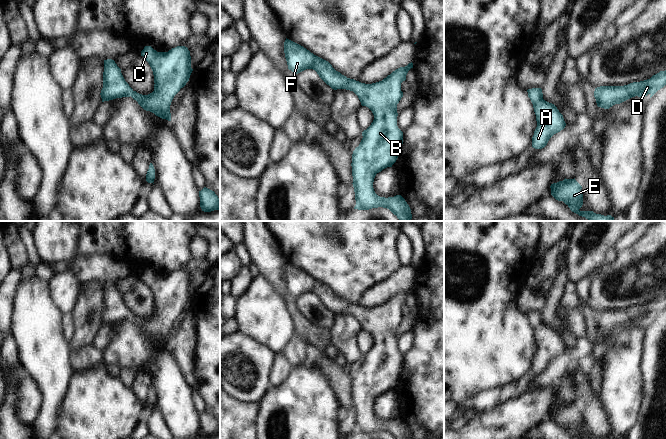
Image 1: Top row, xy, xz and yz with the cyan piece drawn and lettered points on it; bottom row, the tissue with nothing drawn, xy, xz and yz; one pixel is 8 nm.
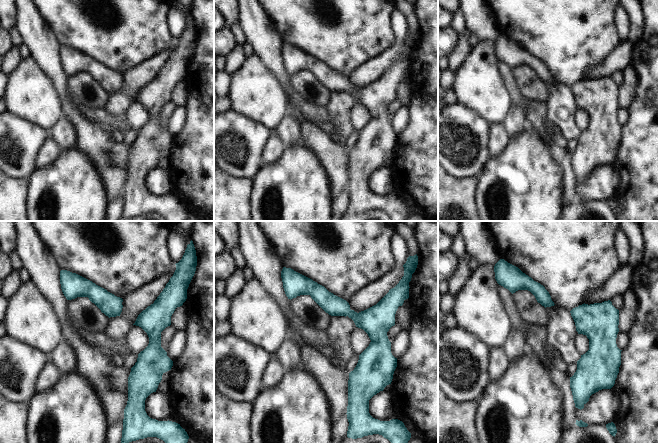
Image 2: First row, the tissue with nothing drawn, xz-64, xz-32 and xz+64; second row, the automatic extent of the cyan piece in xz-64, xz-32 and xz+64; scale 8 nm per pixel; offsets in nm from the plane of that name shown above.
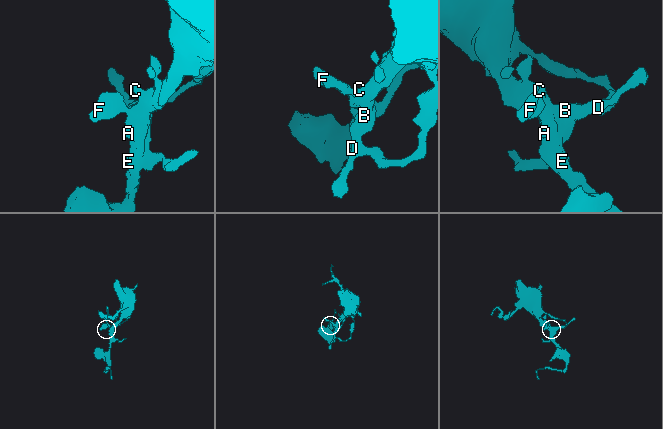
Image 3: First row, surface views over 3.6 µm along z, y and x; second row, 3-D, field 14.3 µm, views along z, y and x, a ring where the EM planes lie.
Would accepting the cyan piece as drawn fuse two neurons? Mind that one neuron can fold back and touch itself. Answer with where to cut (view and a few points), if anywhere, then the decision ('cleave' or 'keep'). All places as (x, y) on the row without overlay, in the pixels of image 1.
cut none; keep

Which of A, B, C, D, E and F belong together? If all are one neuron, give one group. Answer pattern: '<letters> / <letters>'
A B C D E F

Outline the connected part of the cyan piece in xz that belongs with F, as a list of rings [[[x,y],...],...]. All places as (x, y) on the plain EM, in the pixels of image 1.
[[[287,262],[284,277],[289,294],[295,298],[306,293],[315,294],[332,313],[353,315],[361,329],[368,331],[374,339],[373,346],[362,356],[363,362],[352,378],[352,408],[356,424],[354,433],[383,431],[394,439],[412,439],[401,419],[380,421],[374,415],[373,406],[377,397],[392,391],[401,376],[403,356],[397,350],[397,328],[403,321],[401,307],[406,304],[413,287],[396,293],[382,305],[365,308],[347,302],[328,285]]]

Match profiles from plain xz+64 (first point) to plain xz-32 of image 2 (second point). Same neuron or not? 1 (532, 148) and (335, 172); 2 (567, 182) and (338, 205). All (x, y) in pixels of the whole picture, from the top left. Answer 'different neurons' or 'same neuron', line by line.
1: different neurons
2: same neuron

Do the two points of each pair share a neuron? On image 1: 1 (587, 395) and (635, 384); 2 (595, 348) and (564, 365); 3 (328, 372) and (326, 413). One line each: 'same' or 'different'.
1: different
2: same
3: different

